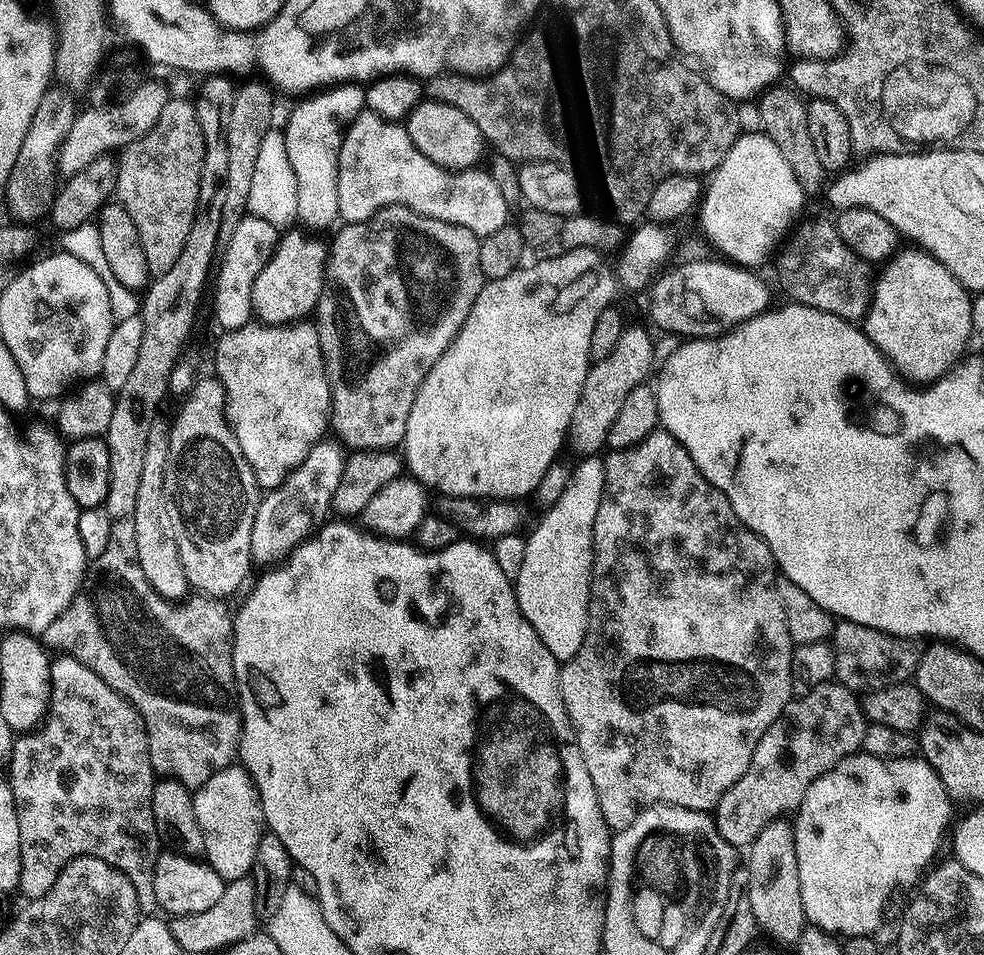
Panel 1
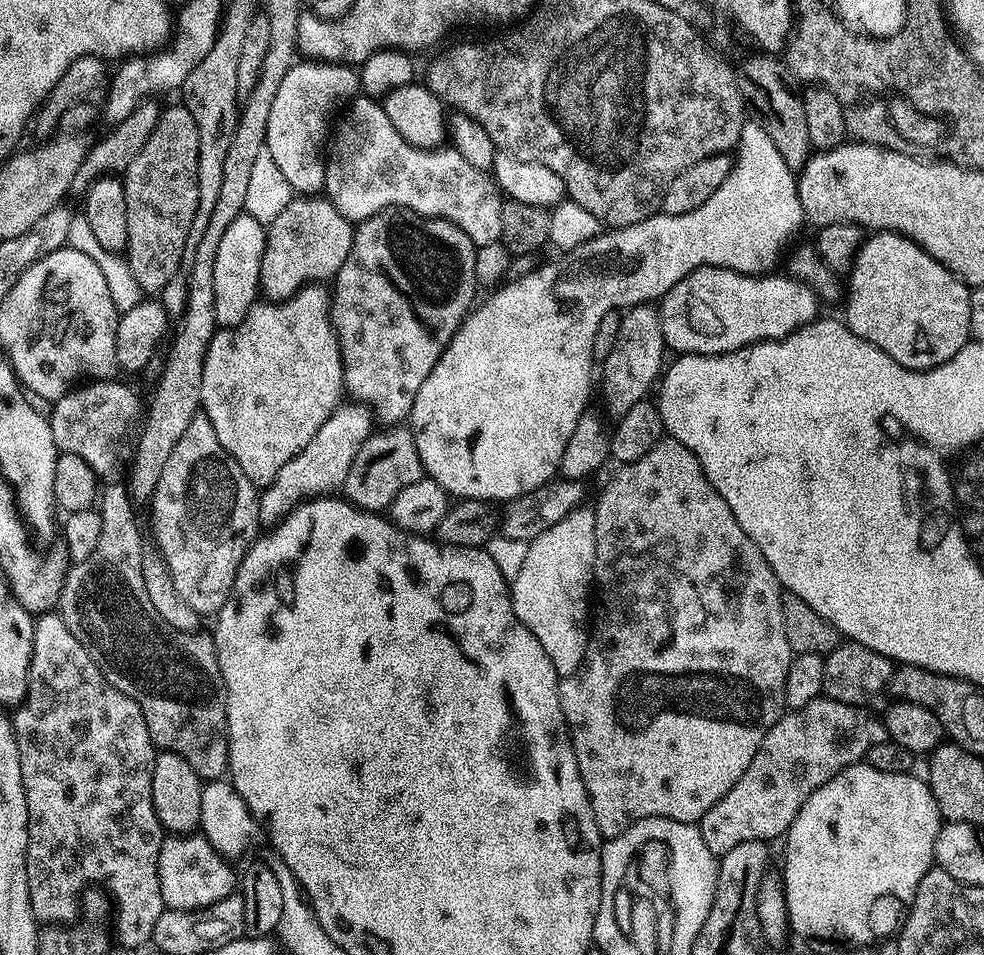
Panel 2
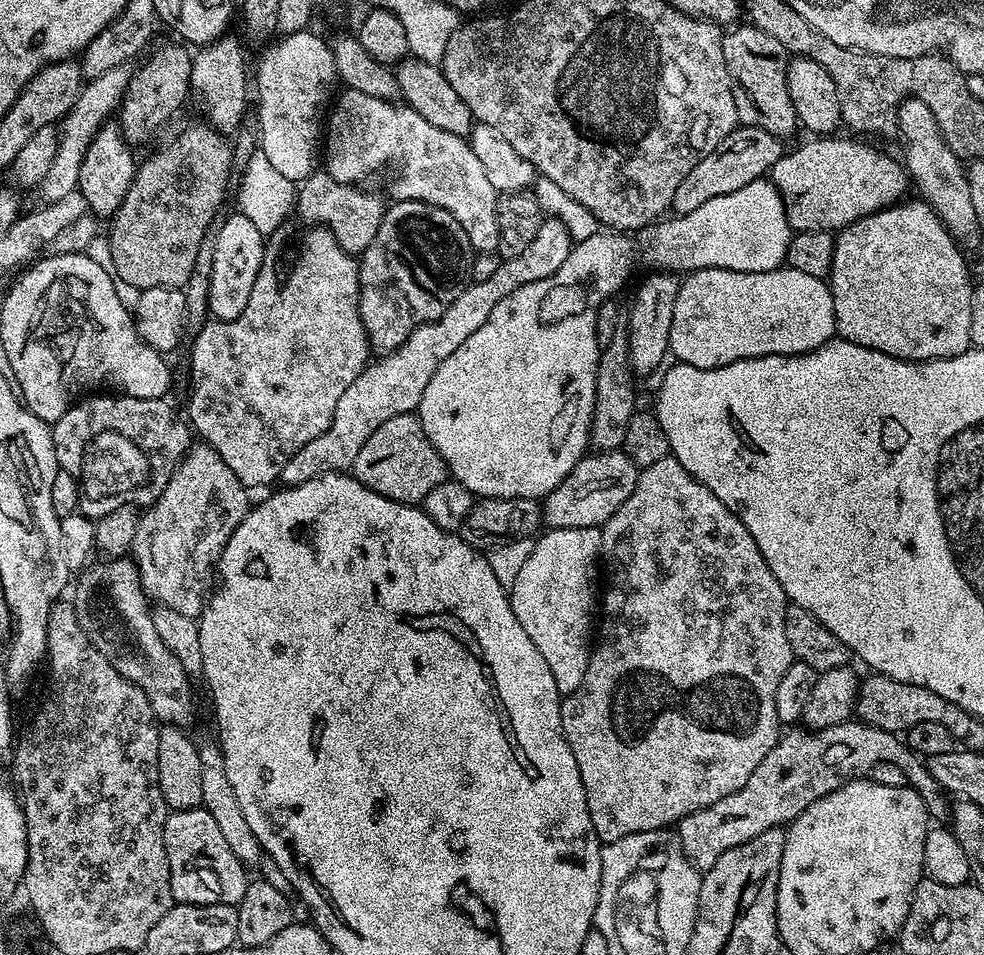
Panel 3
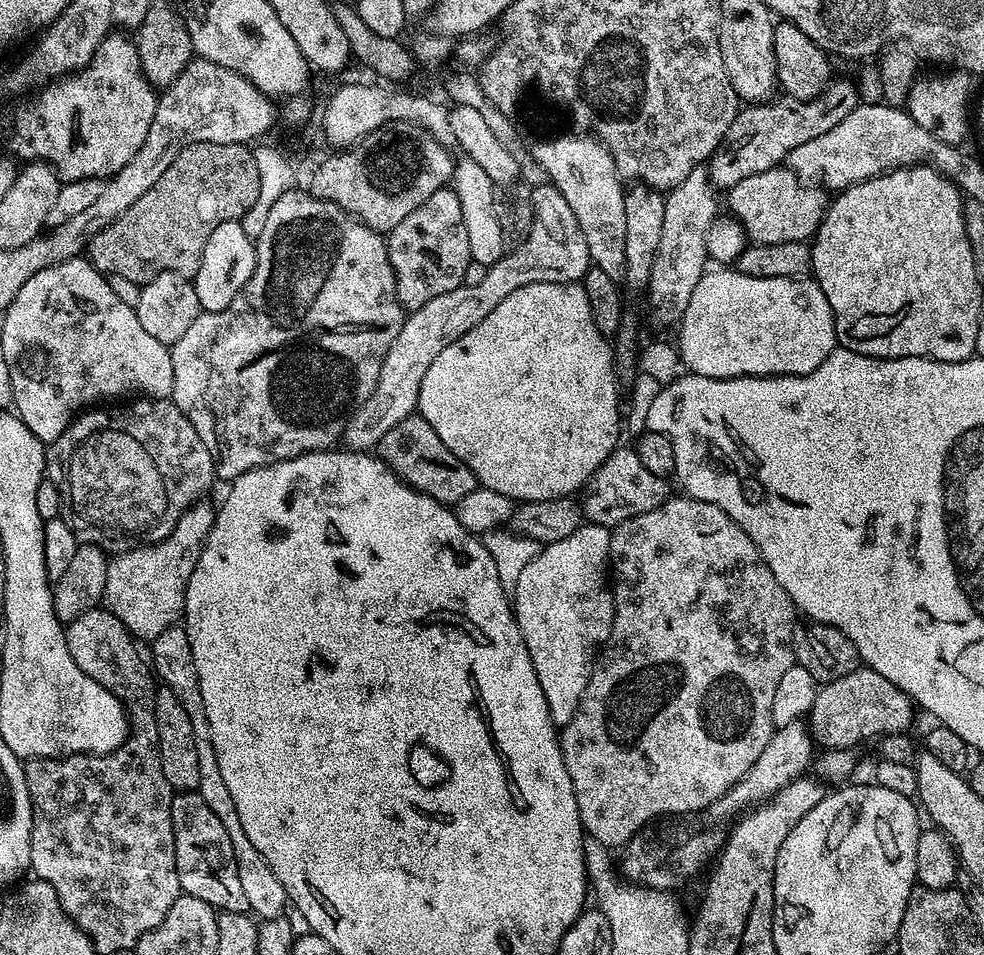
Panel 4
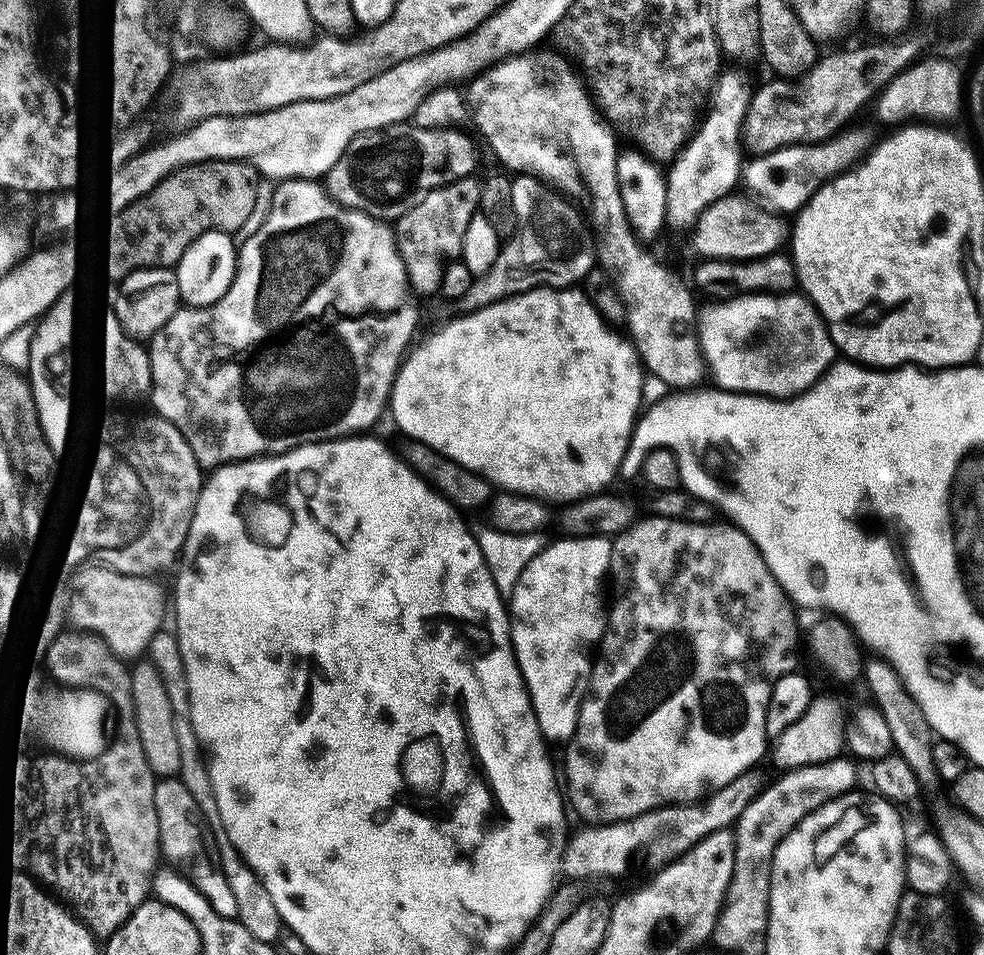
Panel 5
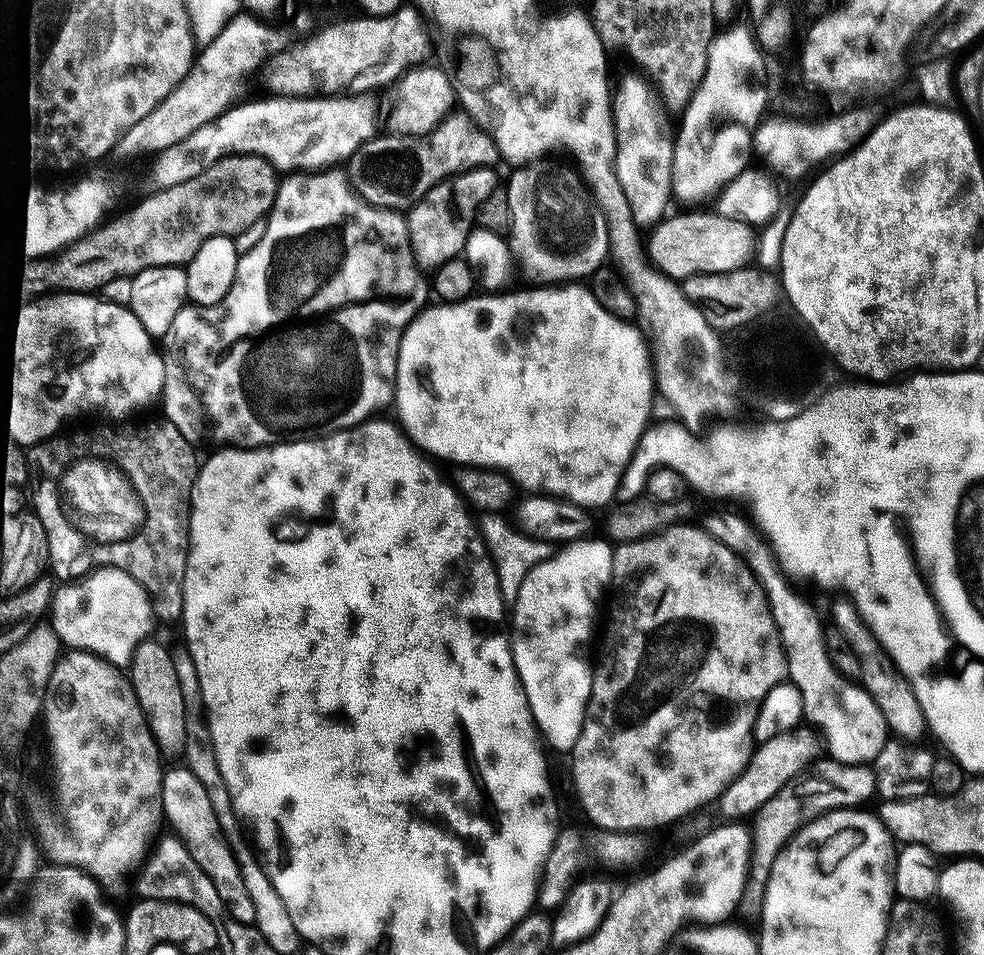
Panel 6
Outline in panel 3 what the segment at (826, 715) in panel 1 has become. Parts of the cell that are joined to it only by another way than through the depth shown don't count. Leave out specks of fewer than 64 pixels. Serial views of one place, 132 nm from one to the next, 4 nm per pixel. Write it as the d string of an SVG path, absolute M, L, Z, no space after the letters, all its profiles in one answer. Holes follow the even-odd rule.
M849 718L841 724L815 730L792 731L796 730L785 731L770 754L758 762L754 774L746 778L746 786L734 794L726 794L726 798L714 802L714 806L698 810L680 821L680 847L697 868L706 870L714 866L726 850L734 850L734 846L750 842L750 838L758 838L758 834L766 834L766 830L791 824L802 810L818 802L818 798L838 790L849 780L867 777L878 762L894 762L894 766L906 774L911 788L920 795L933 821L951 821L949 797L940 784L934 782L927 763L897 733L875 728L859 718Z

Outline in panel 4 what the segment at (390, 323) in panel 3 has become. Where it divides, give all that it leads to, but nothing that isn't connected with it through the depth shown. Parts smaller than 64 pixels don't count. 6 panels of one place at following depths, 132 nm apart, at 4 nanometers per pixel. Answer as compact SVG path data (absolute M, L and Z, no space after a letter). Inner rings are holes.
M448 186L439 188L418 206L418 210L406 214L406 218L387 233L386 243L390 266L396 275L396 297L408 310L426 306L430 298L450 294L450 290L461 287L466 280L468 264L473 263L462 206L458 194Z

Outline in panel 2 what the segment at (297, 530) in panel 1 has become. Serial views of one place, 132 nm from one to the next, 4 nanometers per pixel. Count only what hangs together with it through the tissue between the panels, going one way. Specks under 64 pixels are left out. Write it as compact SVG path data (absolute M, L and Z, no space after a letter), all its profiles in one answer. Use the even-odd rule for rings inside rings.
M341 403L340 407L334 410L334 414L330 414L330 418L322 422L322 430L318 430L314 438L310 438L310 446L306 446L294 459L286 462L286 466L278 470L274 482L270 482L267 488L259 493L258 514L261 525L275 526L305 500L343 489L346 474L350 474L350 462L354 462L354 454L362 450L362 442L367 436L371 436L373 431L374 413L368 405Z

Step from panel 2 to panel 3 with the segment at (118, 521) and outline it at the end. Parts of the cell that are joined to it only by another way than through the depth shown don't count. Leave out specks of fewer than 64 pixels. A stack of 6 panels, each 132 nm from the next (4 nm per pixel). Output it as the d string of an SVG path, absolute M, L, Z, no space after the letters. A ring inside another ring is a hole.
M104 558L101 561L101 564L89 563L79 573L76 597L70 600L86 638L112 663L114 670L122 674L122 678L147 694L152 713L161 725L187 729L196 716L192 709L189 677L184 674L156 676L156 648L161 647L161 642L156 637L150 600L140 584L136 561L131 558Z

